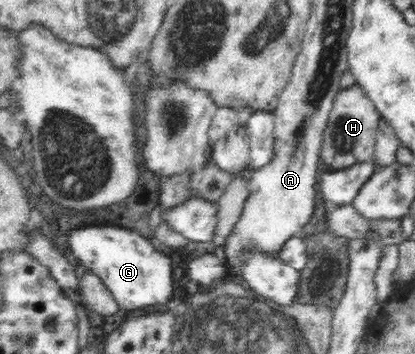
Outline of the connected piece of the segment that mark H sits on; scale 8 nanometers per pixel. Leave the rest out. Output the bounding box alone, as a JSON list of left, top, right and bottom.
[321,84,381,171]

